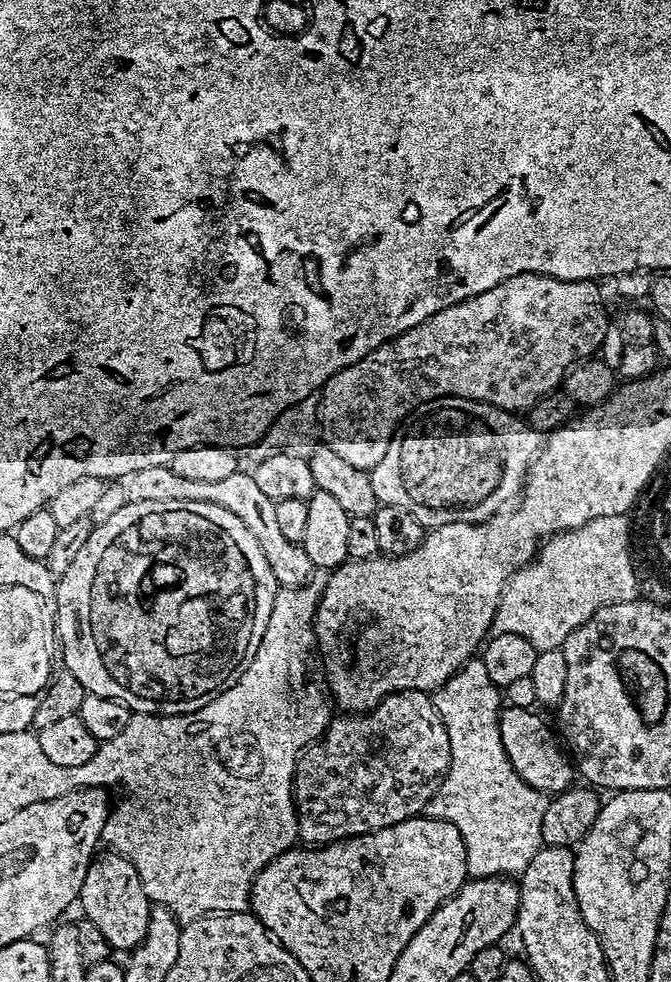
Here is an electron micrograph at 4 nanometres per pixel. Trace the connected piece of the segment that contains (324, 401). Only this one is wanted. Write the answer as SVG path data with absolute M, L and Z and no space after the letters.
M520 272L517 276L507 276L502 282L490 286L490 290L482 290L476 295L467 296L464 300L446 305L423 320L421 324L408 328L391 342L378 345L361 357L358 362L347 364L345 368L341 368L339 372L333 374L322 389L324 397L319 397L318 400L318 412L322 417L322 424L324 420L325 426L341 440L338 444L341 454L359 468L371 470L378 462L378 458L382 458L382 454L386 452L386 446L390 442L390 438L396 433L396 427L404 421L404 417L421 402L431 400L433 396L443 396L445 394L469 396L475 400L484 400L487 404L493 404L499 408L519 409L518 406L523 400L532 402L545 394L551 393L555 389L552 387L555 384L557 387L563 381L564 373L572 364L579 358L591 357L595 353L592 351L595 348L597 351L603 345L604 333L610 327L608 316L604 313L604 303L606 303L605 297L601 295L599 287L592 280L560 279L554 276L544 276L540 272Z

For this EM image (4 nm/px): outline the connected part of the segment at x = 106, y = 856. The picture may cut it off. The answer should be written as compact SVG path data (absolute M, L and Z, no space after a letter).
M101 851L86 870L86 882L82 882L78 908L102 930L113 949L131 950L146 938L146 926L150 922L152 908L148 904L148 892L140 881L141 869L138 864L136 869L135 859L131 855L125 855L123 851L108 851L110 852Z

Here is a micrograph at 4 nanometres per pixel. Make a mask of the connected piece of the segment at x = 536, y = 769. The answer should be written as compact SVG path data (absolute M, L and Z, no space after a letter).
M516 705L505 707L500 713L500 724L506 754L510 756L514 770L520 773L523 780L546 794L562 792L573 783L574 764L565 745L558 739L553 725L551 728L536 710Z

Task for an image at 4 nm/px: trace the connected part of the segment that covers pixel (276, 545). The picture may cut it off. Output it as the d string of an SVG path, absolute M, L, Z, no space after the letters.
M153 462L132 473L126 484L126 492L132 500L153 500L159 496L177 496L183 500L209 500L212 504L218 504L242 518L242 522L254 534L254 538L258 538L258 546L262 546L262 554L266 554L266 562L270 562L277 581L304 582L300 580L306 579L314 572L314 565L310 562L303 543L286 538L286 534L282 534L276 513L276 501L268 497L258 486L258 482L254 482L251 471L237 470L226 474L224 478L208 480L180 476L167 463Z

